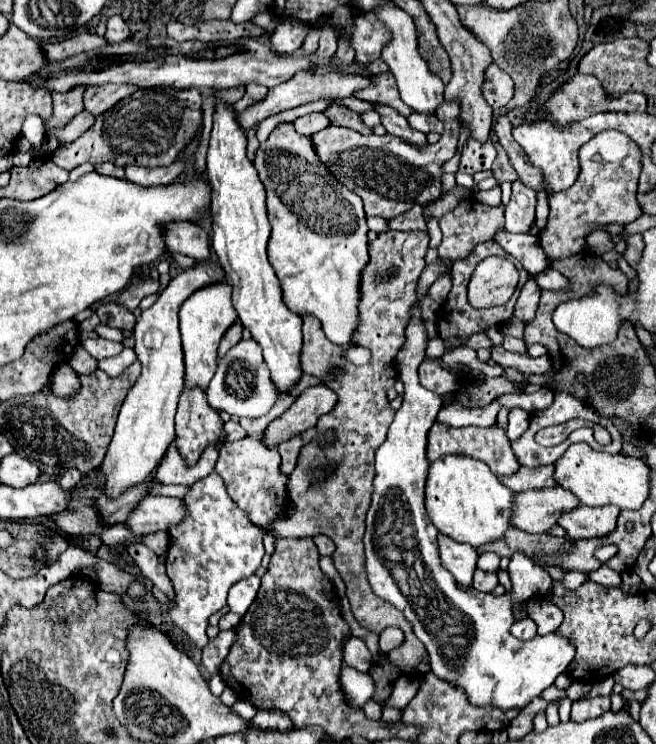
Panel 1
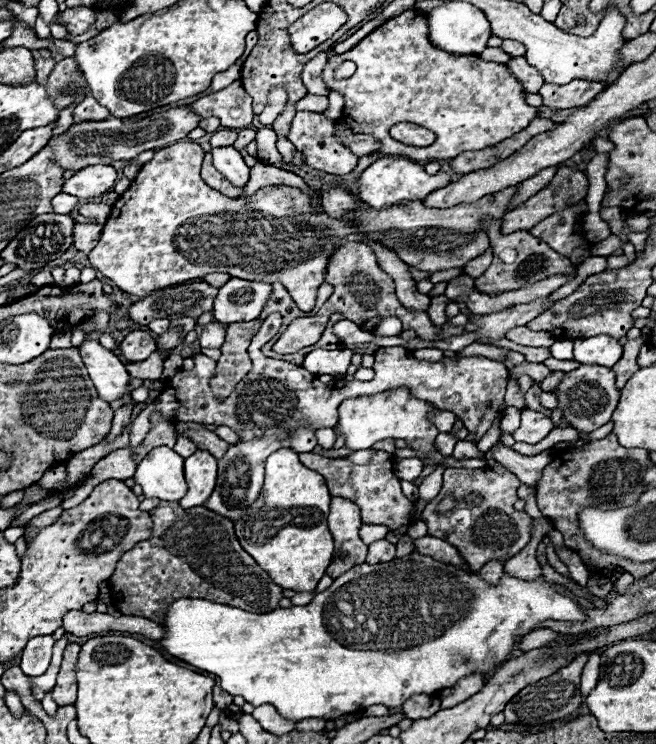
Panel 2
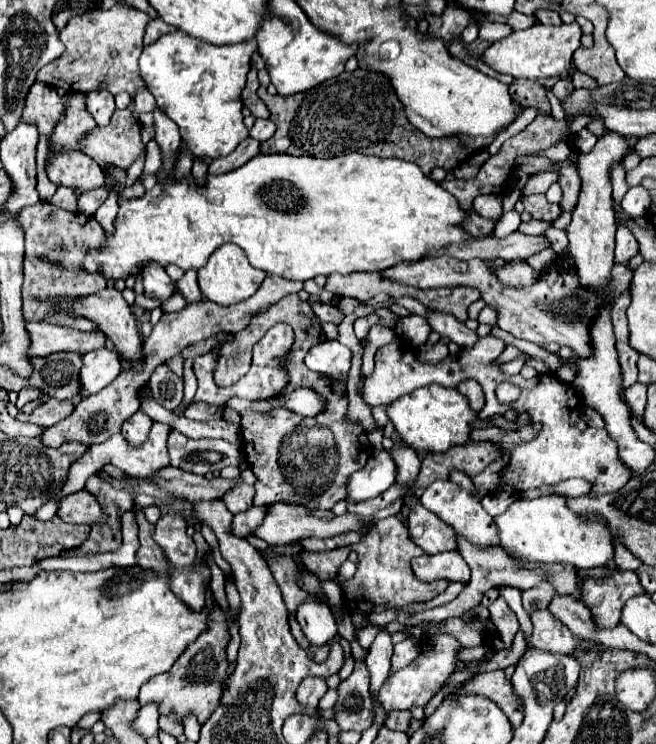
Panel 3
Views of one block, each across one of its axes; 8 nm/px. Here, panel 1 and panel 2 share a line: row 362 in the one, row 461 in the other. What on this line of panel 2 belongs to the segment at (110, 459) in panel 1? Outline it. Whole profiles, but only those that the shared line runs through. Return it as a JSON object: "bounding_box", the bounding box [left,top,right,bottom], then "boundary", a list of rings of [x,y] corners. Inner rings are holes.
{"bounding_box":[134,446,186,502],"boundary":[[[158,446],[146,454],[134,474],[136,484],[144,488],[146,498],[178,502],[186,492],[184,458],[168,446]]]}

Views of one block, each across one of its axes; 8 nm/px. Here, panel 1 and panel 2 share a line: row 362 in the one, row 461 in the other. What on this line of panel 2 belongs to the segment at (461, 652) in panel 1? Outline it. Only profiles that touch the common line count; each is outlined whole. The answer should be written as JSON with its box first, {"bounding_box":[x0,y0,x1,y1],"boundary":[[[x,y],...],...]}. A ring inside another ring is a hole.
{"bounding_box":[396,458,422,480],"boundary":[[[404,458],[404,460],[398,460],[398,464],[396,464],[396,474],[402,480],[418,478],[420,472],[422,472],[422,464],[418,458]]]}

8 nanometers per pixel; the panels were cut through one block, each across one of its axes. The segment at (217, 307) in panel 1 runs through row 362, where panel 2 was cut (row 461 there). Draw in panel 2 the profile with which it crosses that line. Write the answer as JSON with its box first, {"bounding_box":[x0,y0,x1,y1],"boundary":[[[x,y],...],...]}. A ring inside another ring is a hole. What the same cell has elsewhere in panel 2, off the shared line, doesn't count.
{"bounding_box":[182,452,216,508],"boundary":[[[194,452],[184,462],[188,492],[182,498],[184,508],[194,508],[196,504],[204,504],[214,490],[216,484],[216,458],[208,452]]]}

